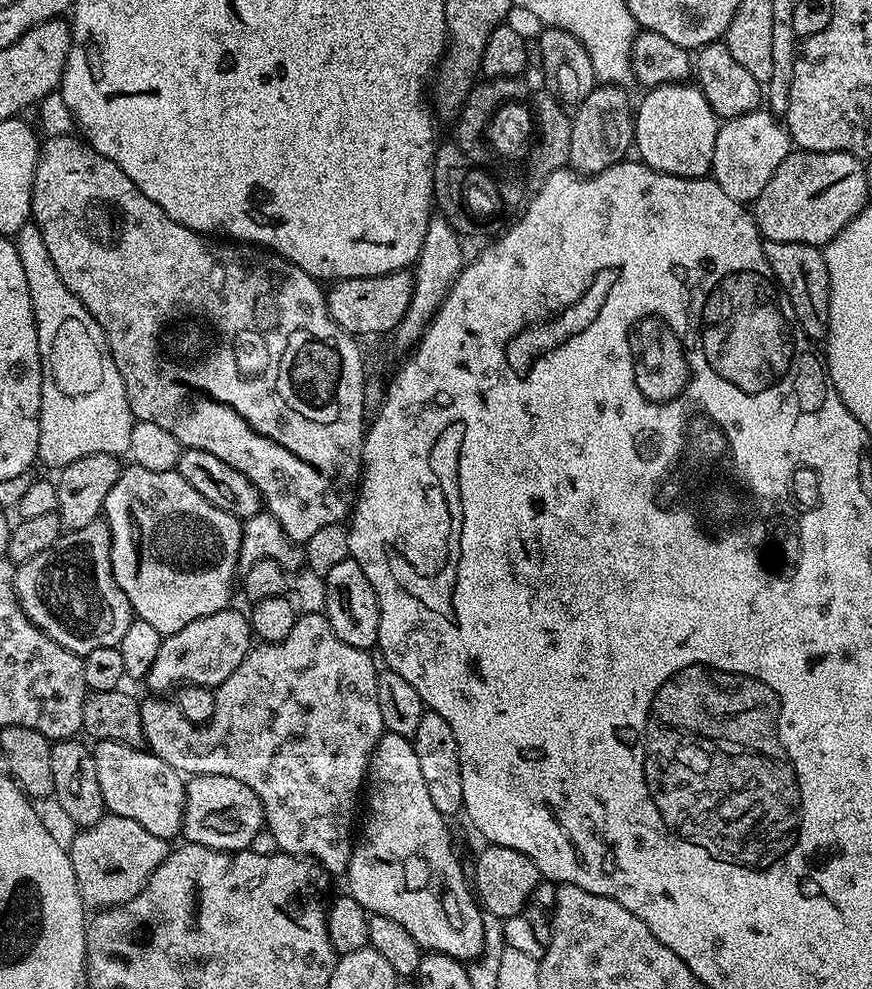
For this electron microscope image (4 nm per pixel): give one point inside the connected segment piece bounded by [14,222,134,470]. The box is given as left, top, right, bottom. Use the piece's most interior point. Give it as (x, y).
(84, 410)

